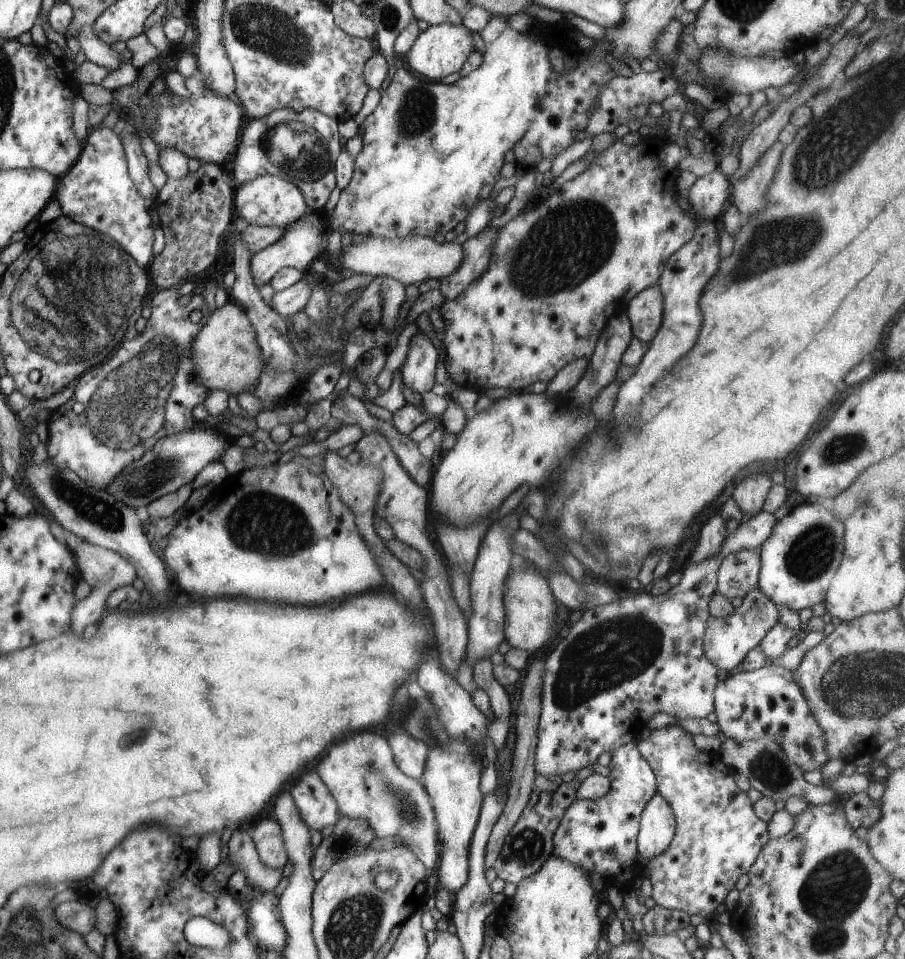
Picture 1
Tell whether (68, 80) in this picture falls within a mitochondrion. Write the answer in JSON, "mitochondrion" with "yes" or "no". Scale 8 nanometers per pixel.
{"mitochondrion":"no"}

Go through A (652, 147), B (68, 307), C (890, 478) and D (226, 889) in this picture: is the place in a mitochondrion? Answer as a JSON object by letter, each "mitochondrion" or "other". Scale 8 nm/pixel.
{"A":"other","B":"mitochondrion","C":"other","D":"other"}

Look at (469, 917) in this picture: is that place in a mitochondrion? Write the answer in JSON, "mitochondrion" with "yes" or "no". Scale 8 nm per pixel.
{"mitochondrion":"no"}

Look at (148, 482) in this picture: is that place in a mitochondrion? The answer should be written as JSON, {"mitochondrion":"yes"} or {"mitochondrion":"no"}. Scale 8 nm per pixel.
{"mitochondrion":"yes"}

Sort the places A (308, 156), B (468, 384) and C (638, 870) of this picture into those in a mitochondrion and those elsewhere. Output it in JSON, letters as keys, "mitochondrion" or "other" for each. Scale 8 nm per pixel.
{"A":"mitochondrion","B":"other","C":"other"}

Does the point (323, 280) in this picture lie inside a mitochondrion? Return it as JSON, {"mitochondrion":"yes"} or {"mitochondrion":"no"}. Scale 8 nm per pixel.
{"mitochondrion":"no"}

